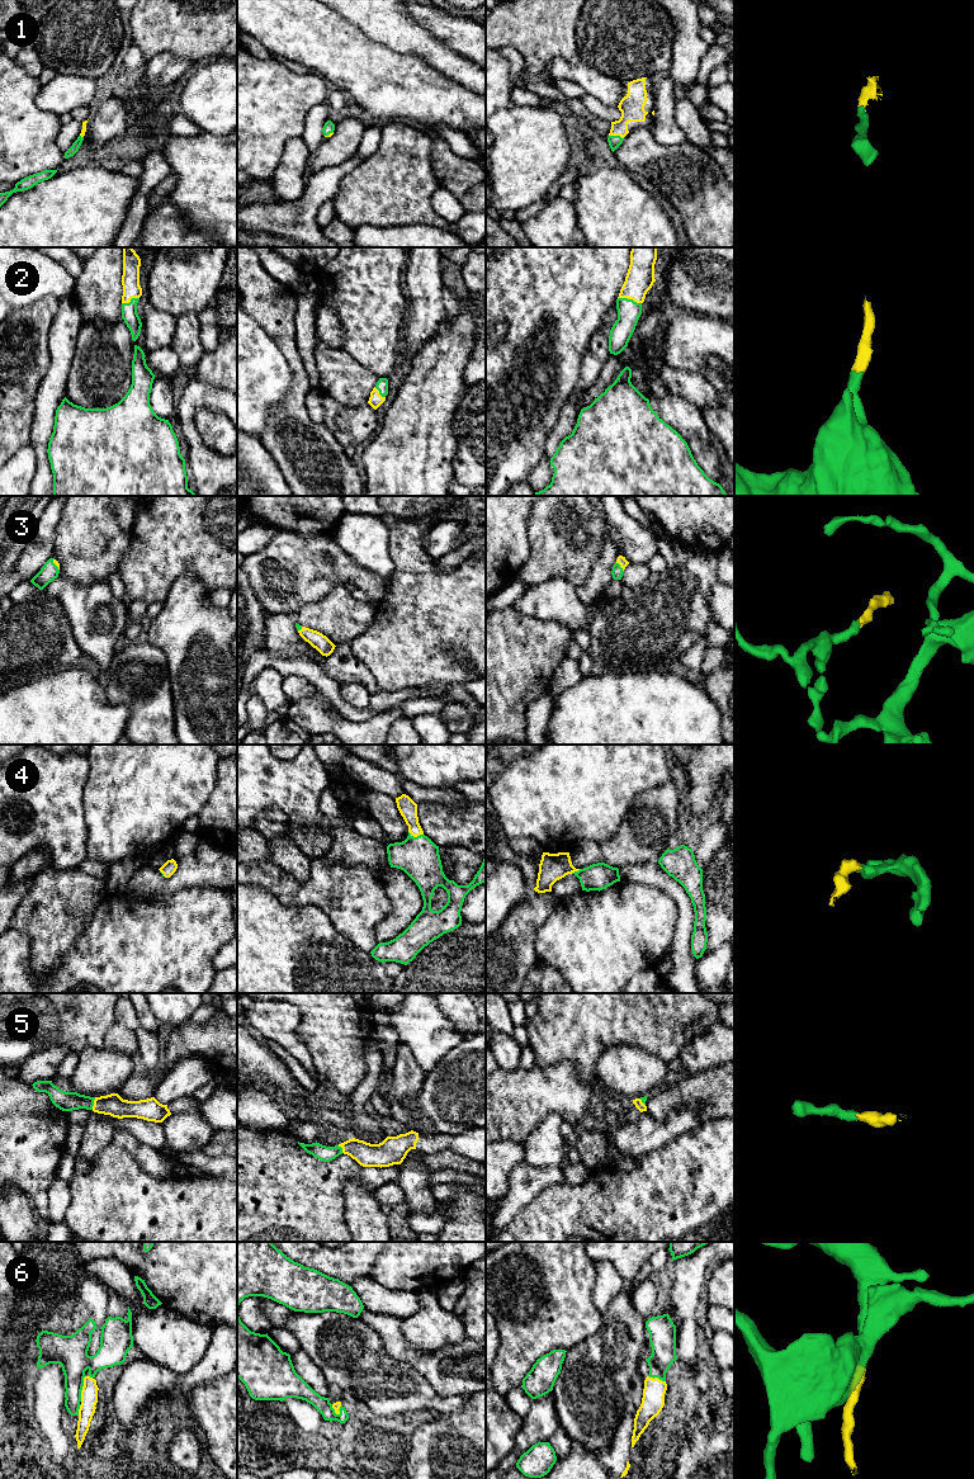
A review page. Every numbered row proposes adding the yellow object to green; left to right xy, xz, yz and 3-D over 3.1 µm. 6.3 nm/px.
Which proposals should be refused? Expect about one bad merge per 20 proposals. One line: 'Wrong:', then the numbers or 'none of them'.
Wrong: none of them

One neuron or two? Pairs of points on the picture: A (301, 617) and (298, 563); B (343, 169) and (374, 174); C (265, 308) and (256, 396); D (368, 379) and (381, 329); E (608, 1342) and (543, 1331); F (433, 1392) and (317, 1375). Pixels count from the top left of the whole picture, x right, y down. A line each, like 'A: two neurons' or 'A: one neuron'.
A: two neurons
B: two neurons
C: two neurons
D: two neurons
E: two neurons
F: one neuron

